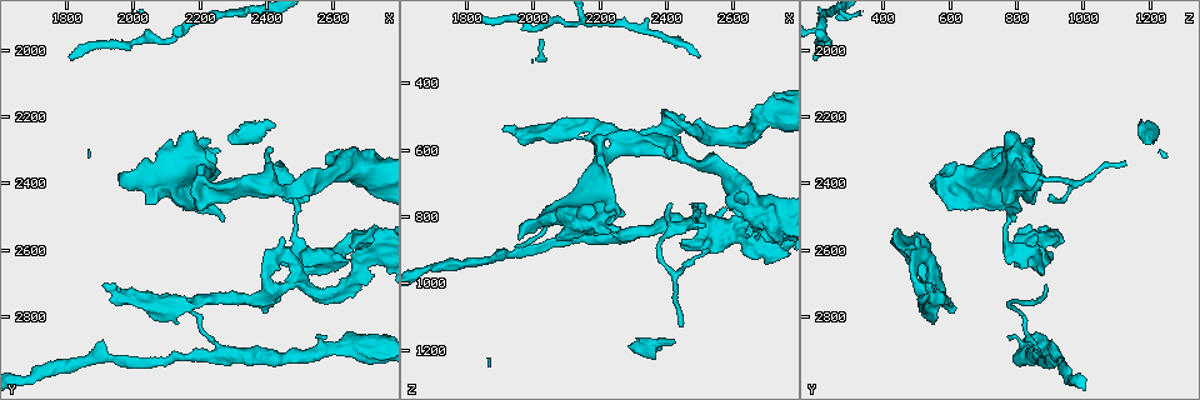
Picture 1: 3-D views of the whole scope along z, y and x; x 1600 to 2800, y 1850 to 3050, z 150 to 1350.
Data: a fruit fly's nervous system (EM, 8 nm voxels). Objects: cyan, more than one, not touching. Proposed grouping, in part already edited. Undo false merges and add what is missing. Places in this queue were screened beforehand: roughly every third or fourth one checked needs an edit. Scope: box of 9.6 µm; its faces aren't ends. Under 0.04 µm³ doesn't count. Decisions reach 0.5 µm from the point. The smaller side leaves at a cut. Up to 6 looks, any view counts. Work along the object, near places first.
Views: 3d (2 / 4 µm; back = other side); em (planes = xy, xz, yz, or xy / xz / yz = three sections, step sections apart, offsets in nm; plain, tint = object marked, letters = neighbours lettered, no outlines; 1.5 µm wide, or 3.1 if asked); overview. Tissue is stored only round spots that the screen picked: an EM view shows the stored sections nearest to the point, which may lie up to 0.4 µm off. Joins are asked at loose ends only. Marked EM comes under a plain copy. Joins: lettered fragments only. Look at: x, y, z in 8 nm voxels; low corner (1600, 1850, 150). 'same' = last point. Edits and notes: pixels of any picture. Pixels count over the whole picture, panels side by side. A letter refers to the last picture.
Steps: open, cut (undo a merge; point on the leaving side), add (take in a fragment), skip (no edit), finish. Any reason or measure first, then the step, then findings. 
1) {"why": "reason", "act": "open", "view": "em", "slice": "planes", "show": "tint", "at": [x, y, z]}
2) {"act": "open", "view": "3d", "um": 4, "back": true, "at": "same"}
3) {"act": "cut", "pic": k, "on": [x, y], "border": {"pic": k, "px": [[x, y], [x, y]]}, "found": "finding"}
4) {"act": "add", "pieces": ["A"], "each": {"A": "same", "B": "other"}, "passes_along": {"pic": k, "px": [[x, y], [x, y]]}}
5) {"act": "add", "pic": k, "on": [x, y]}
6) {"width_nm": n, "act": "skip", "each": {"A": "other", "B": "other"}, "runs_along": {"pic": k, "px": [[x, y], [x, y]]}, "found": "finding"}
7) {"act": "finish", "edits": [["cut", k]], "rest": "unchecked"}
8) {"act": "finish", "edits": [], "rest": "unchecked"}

{"why": "sudden change in width", "act": "open", "view": "em", "slice": "planes", "show": "tint", "at": [2490, 2530, 770]}

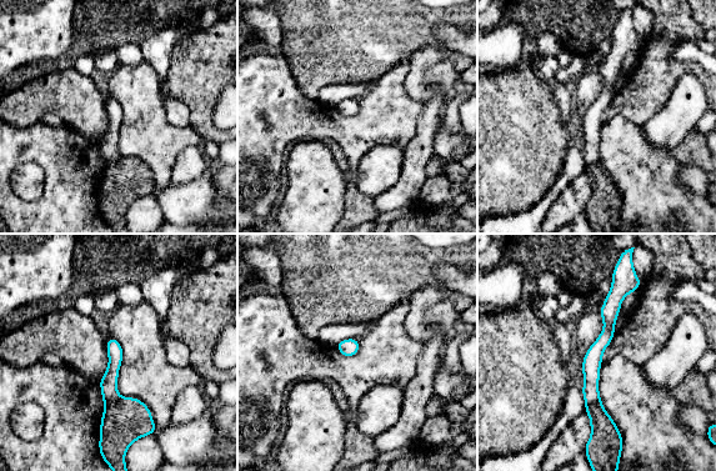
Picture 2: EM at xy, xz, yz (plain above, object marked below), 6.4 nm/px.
{"act": "open", "view": "em", "slice": "planes", "show": "letters", "at": "same"}

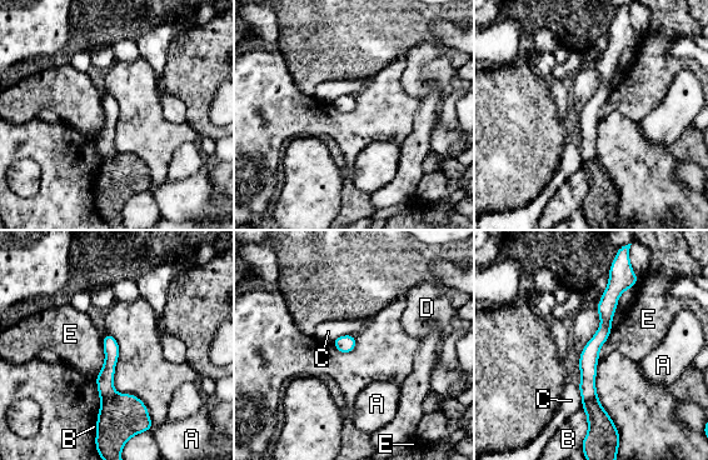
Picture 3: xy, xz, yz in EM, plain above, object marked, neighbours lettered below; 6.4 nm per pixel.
{"act": "cut", "pic": 3, "on": [105, 378], "each": {"A": "other", "B": "other", "C": "other", "D": "other", "E": "other"}, "border": {"pic": 3, "px": [[116, 394], [100, 406]]}, "found": "two neurons meet here"}

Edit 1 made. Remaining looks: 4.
{"why": "see it whole again", "act": "open", "view": "overview"}

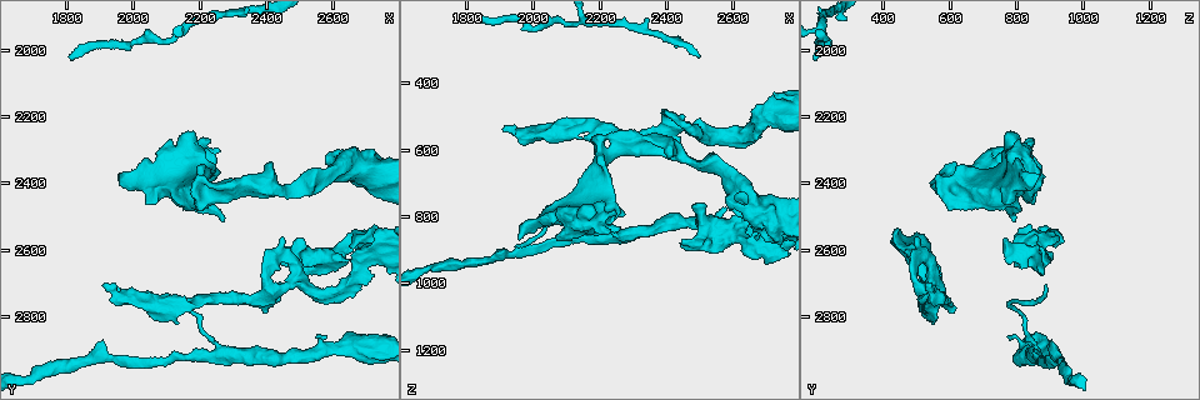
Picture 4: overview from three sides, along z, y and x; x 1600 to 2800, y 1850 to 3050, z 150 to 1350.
{"why": "sudden change in width", "act": "open", "view": "em", "slice": "planes", "show": "letters", "at": [2670, 2360, 770]}

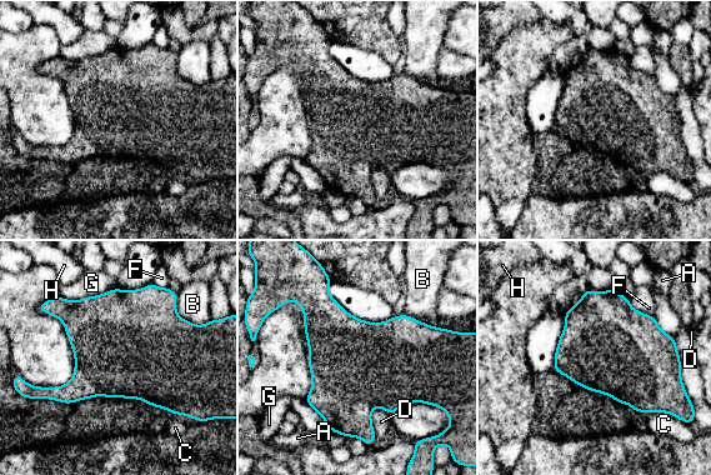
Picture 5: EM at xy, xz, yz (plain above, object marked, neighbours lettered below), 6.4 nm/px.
{"width_nm": 600, "act": "skip", "each": {"A": "other", "B": "other", "C": "other", "D": "other", "F": "other", "G": "other", "H": "other"}, "border": {"pic": 5, "px": [[380, 405], [371, 413], [375, 439]]}, "found": "continuous, no second neuron"}

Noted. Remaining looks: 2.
{"why": "branch stops here", "act": "open", "view": "3d", "um": 4, "at": [2380, 2780, 620]}

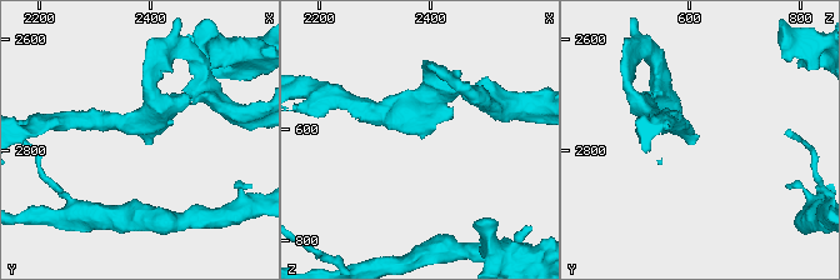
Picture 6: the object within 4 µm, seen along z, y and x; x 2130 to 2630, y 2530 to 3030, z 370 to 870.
{"act": "open", "view": "em", "slice": "xz", "step": 4, "show": "letters", "at": [2380, 2775, 610]}

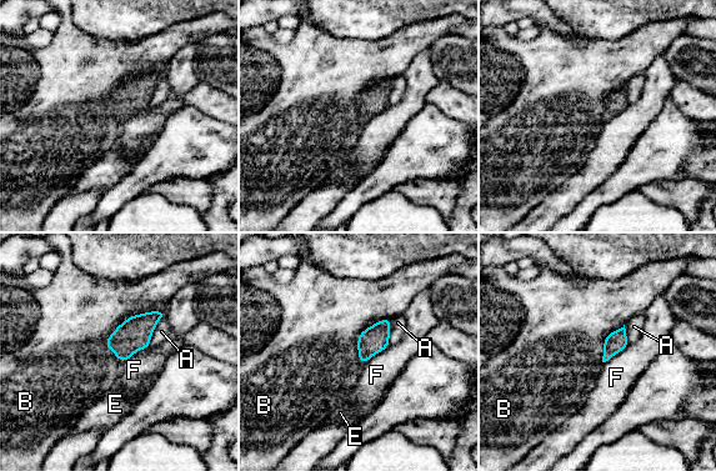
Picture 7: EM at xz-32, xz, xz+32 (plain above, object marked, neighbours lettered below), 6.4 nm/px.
{"longest_contact_nm": ["B", 460], "act": "skip", "each": {"A": "other", "B": "other", "E": "other", "F": "other"}, "border": {"pic": 7, "px": [[164, 309], [130, 315], [103, 344]]}, "found": "none of them fits"}

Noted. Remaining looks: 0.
{"act": "finish", "edits": [["cut", 3]], "rest": "unchecked"}

